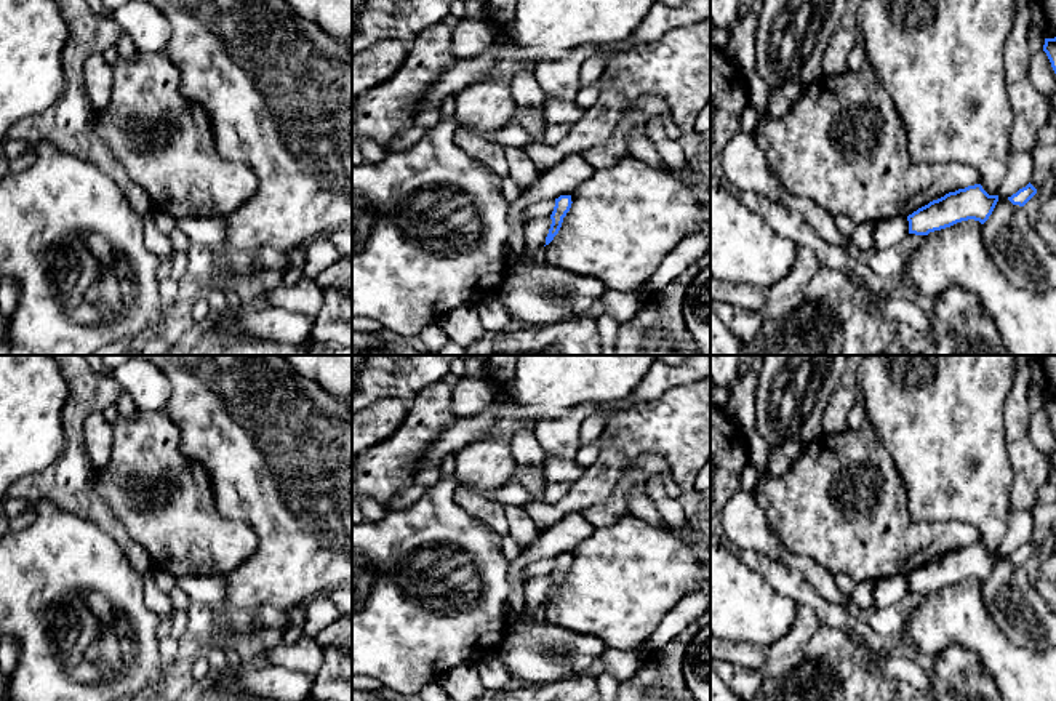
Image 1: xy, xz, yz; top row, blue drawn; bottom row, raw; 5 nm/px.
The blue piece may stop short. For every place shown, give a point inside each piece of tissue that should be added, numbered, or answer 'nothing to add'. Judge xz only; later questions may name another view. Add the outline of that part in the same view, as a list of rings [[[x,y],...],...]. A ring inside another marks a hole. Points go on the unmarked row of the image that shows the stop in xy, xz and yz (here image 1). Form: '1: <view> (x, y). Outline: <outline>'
nothing to add

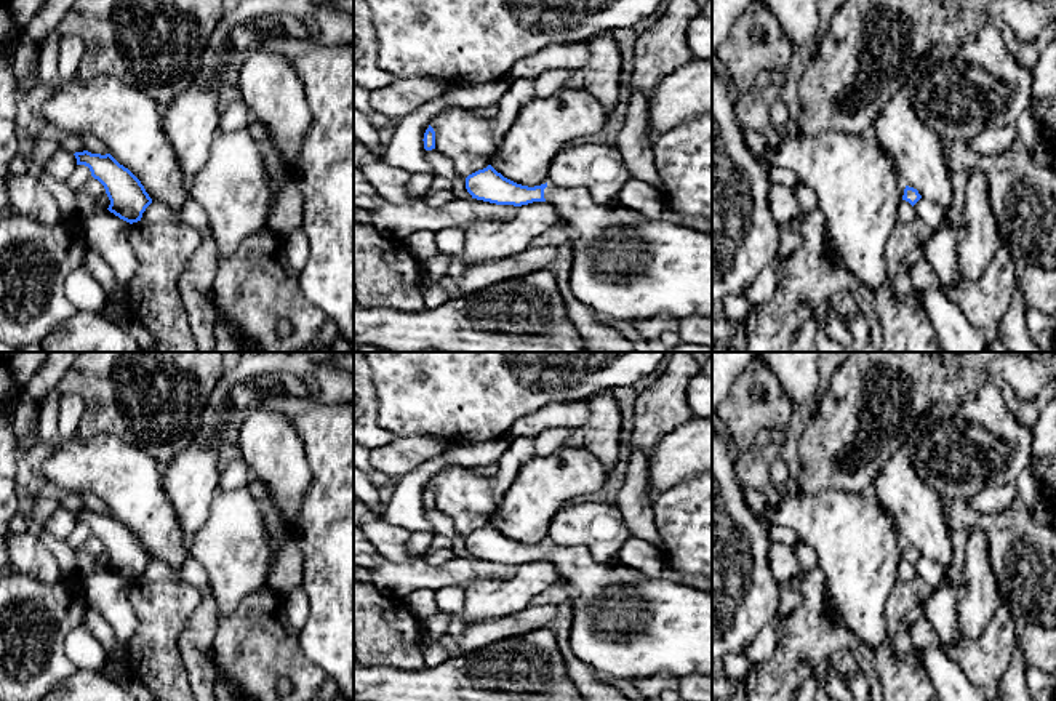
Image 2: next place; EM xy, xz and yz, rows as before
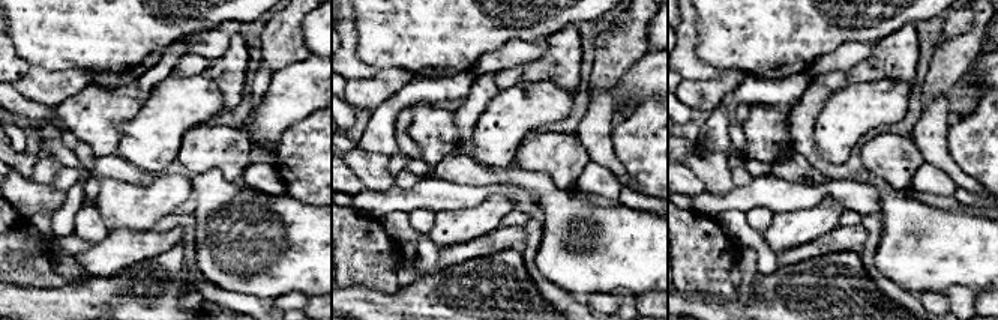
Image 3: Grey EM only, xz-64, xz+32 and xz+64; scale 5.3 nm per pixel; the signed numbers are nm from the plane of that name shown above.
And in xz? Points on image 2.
1: xz (626, 624). Outline: [[[547,541],[544,557],[555,563],[571,592],[574,610],[571,650],[598,674],[630,680],[654,675],[682,679],[691,674],[712,674],[712,592],[662,576],[650,578],[616,562],[597,562],[582,546],[563,547]]]

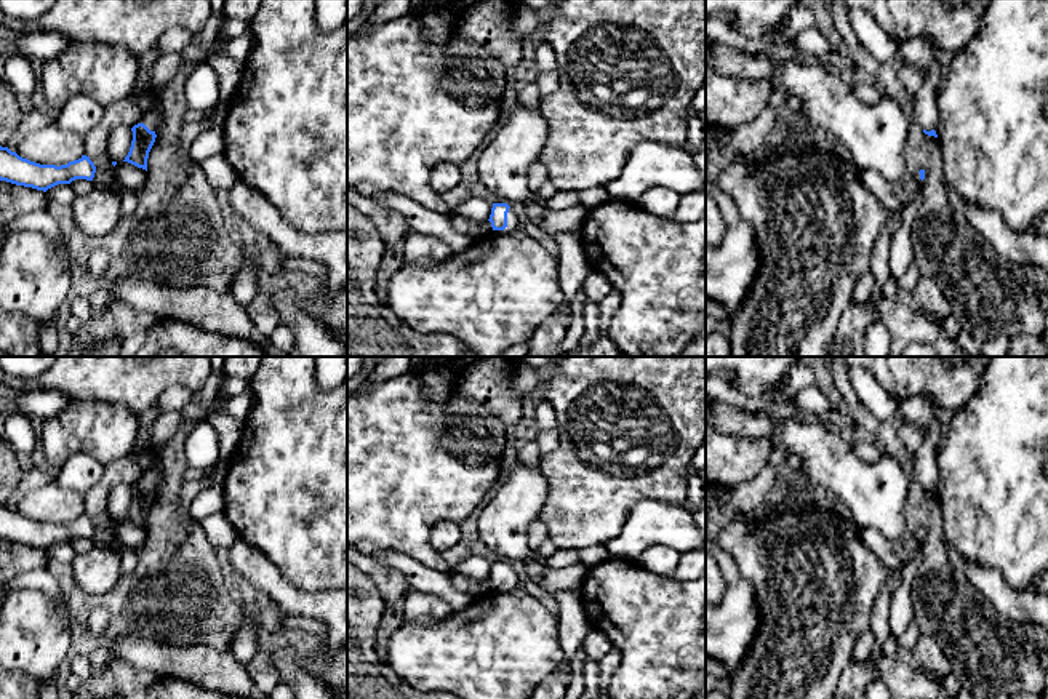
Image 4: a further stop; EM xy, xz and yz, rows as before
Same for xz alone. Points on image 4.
1: xz (512, 579). Outline: [[[512,566],[507,571],[507,585],[504,589],[493,589],[496,592],[512,592],[520,587],[520,579]]]

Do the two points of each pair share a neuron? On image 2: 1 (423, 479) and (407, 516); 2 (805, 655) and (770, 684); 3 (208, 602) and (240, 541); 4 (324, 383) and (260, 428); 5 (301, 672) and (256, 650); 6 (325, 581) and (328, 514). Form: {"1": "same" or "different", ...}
{"1": "same", "2": "same", "3": "different", "4": "different", "5": "same", "6": "same"}

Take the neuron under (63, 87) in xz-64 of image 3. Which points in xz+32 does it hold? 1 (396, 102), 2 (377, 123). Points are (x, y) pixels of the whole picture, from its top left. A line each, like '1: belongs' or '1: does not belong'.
1: does not belong
2: does not belong

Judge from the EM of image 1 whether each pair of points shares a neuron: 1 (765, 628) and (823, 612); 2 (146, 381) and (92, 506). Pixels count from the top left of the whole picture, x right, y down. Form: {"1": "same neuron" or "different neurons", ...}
{"1": "different neurons", "2": "different neurons"}

